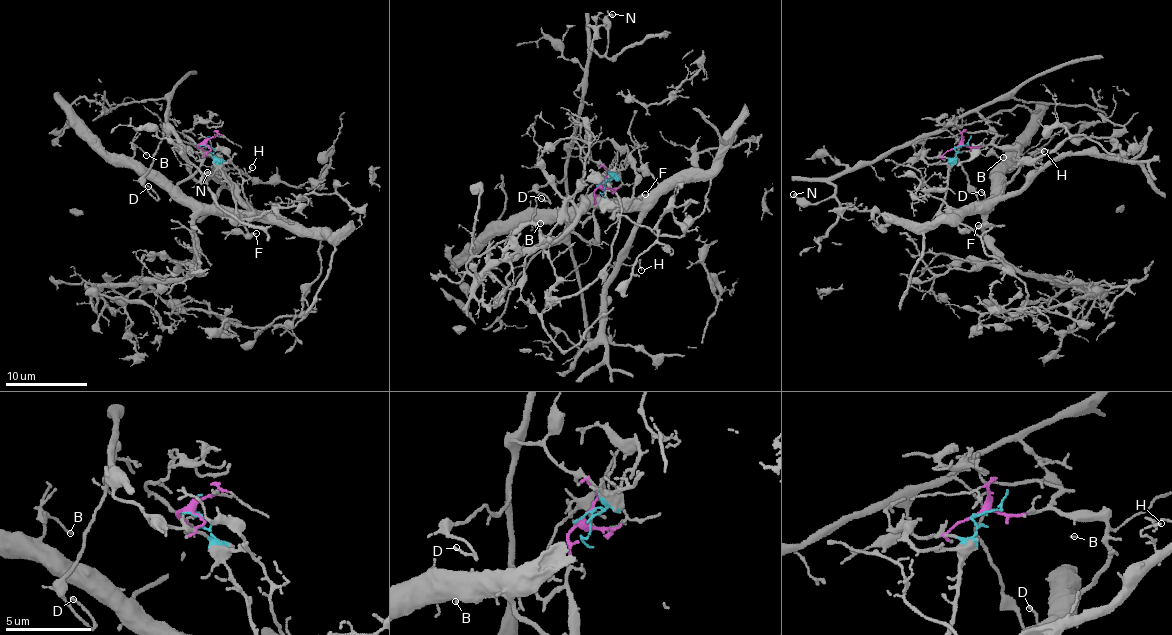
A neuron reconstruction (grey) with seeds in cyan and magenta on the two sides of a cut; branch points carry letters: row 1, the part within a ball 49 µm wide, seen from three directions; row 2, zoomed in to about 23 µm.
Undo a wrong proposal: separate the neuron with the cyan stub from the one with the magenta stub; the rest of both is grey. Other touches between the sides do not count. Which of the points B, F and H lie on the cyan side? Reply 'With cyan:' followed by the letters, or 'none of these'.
With cyan: F

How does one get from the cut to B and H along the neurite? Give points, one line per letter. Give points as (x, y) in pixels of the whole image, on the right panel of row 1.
B: (956, 147), (1011, 146), (1018, 152), (1018, 169), (1003, 186), (1004, 166), (994, 152), (1003, 157)
H: (956, 147), (995, 144), (1016, 150), (1018, 167), (990, 202), (1023, 185), (1045, 151)

